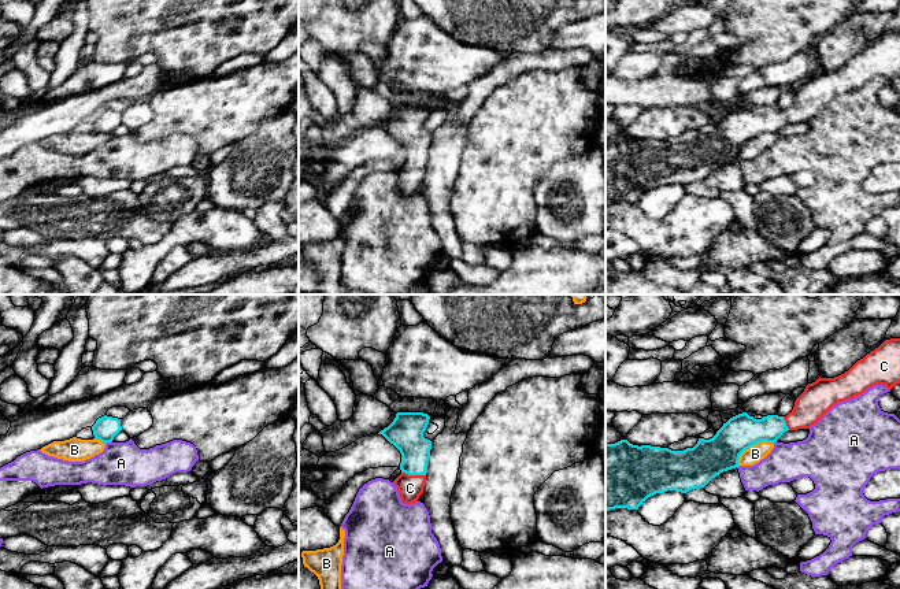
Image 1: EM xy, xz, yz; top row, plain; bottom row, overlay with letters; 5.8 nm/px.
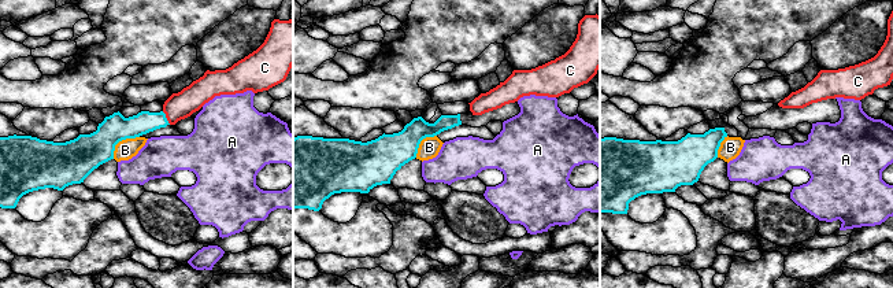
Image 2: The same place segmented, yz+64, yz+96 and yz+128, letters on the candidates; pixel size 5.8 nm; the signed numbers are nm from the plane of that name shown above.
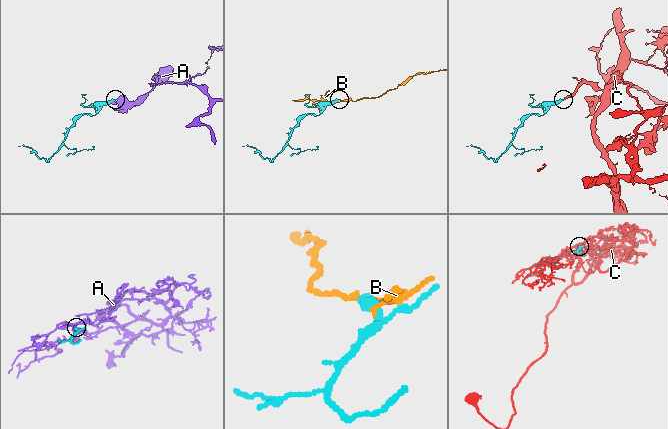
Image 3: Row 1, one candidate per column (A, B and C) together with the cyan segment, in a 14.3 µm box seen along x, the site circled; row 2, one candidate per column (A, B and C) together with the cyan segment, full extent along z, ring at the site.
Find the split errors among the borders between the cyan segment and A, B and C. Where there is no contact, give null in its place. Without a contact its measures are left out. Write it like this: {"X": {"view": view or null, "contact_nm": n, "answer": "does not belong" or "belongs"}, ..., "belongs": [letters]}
{"A": {"view": "xy", "contact_nm": 50, "answer": "does not belong"}, "B": {"view": "yz", "contact_nm": 260, "answer": "does not belong"}, "C": {"view": "xz", "contact_nm": 150, "answer": "belongs"}, "belongs": ["C"]}

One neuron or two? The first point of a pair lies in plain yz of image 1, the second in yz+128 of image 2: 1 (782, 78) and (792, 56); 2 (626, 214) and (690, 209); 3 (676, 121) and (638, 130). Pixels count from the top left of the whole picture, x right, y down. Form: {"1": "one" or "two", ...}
{"1": "one", "2": "two", "3": "two"}

